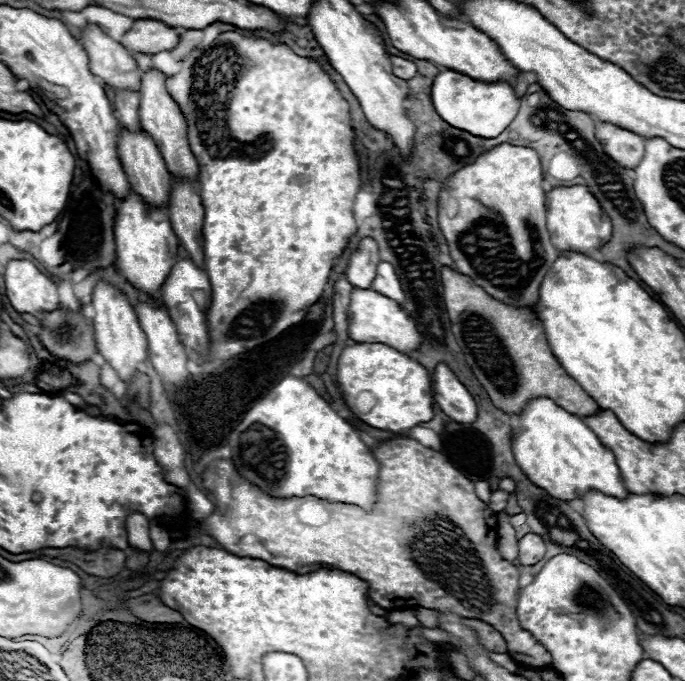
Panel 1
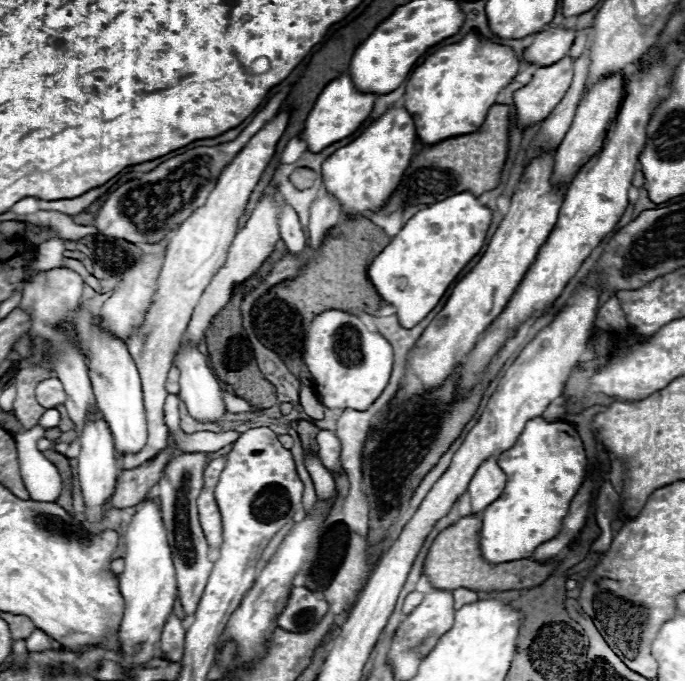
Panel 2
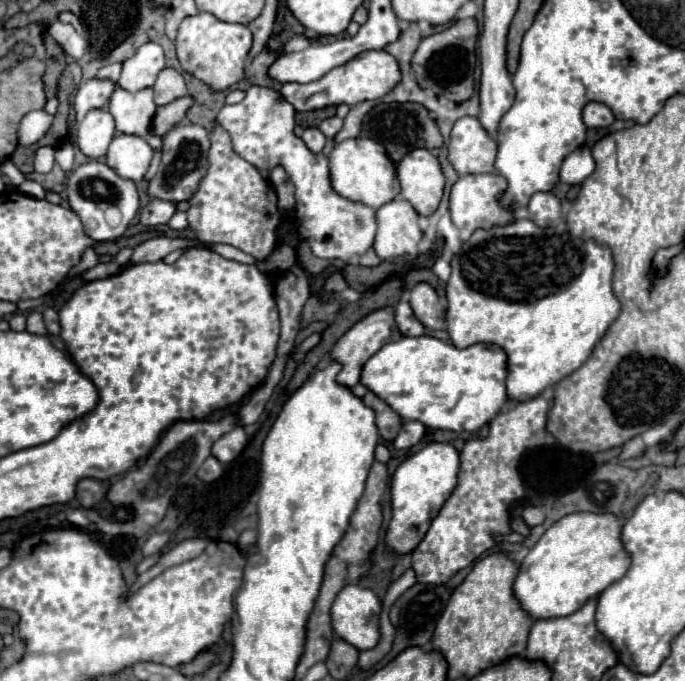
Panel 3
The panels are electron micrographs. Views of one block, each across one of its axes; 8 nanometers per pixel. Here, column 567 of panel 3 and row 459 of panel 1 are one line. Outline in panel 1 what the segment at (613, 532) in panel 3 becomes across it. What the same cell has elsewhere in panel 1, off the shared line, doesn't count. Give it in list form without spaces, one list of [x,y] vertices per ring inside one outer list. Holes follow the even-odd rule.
[[[548,398],[532,400],[520,414],[520,426],[514,430],[514,458],[532,484],[564,502],[578,500],[588,490],[600,490],[614,498],[628,494],[612,450],[608,450],[578,416]]]

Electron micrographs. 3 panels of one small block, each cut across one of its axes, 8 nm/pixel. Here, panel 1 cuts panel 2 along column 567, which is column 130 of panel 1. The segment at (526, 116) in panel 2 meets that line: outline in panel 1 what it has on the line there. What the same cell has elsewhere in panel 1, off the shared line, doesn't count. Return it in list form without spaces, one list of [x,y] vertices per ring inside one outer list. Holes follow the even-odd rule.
[[[88,24],[82,30],[86,42],[82,44],[90,58],[90,70],[102,78],[112,90],[140,92],[142,72],[136,70],[136,60],[98,26]]]

